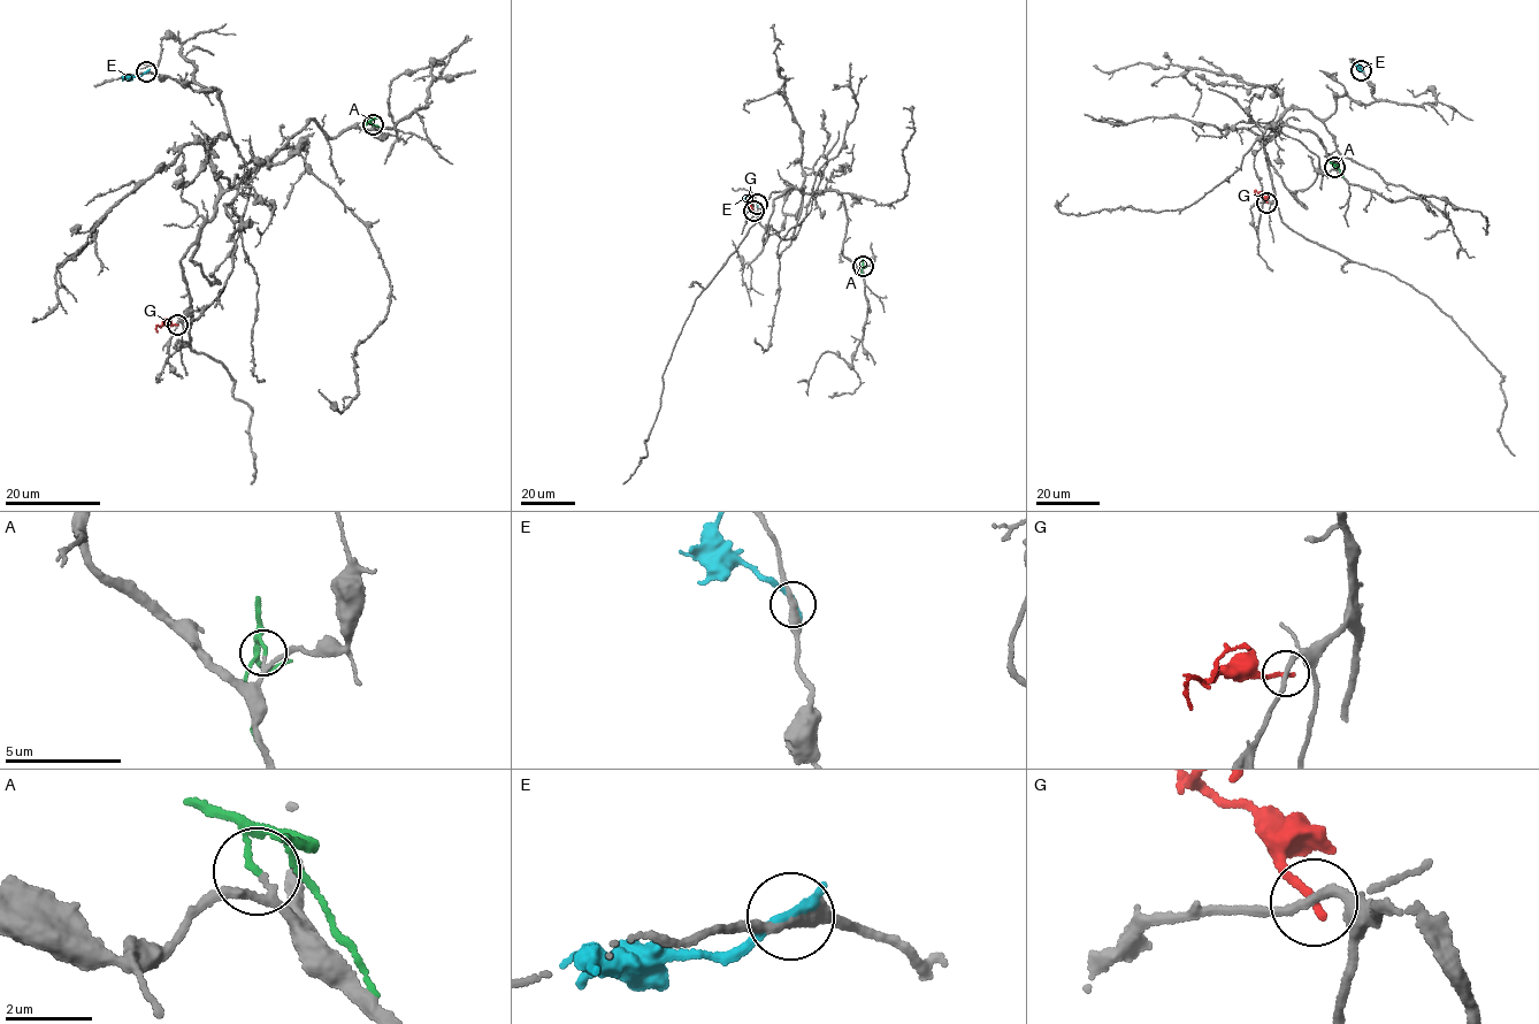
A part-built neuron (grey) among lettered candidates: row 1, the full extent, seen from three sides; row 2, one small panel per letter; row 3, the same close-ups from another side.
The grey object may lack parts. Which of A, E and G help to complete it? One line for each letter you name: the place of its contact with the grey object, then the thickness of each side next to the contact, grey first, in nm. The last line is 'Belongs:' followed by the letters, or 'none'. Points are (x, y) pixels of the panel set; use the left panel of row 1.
Belongs: none

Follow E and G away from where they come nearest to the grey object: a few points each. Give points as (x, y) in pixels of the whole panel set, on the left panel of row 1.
E: (146, 73), (124, 78)
G: (176, 325), (158, 326), (158, 333)

